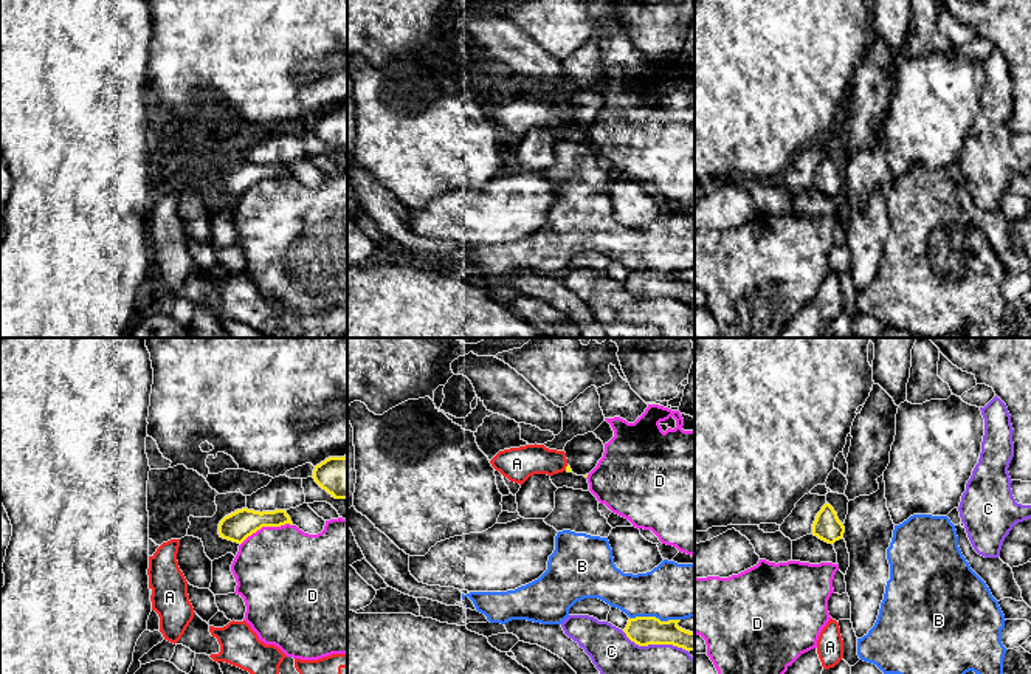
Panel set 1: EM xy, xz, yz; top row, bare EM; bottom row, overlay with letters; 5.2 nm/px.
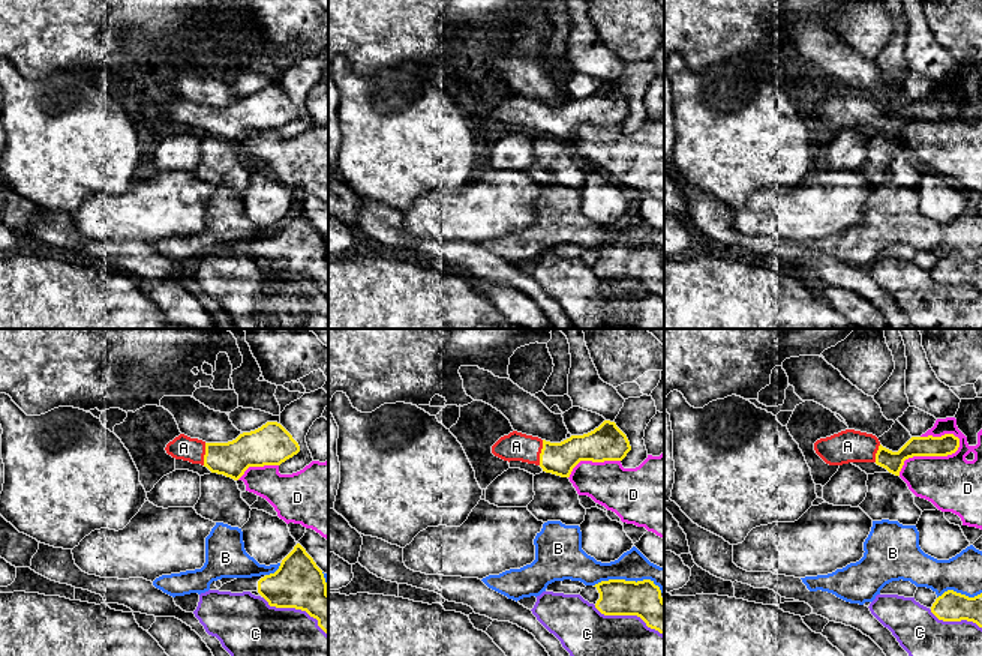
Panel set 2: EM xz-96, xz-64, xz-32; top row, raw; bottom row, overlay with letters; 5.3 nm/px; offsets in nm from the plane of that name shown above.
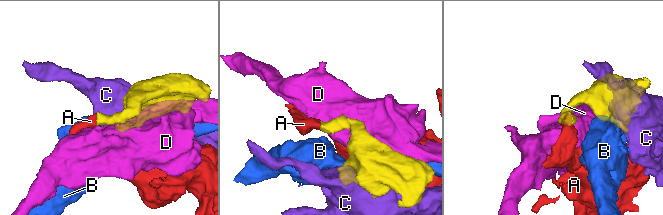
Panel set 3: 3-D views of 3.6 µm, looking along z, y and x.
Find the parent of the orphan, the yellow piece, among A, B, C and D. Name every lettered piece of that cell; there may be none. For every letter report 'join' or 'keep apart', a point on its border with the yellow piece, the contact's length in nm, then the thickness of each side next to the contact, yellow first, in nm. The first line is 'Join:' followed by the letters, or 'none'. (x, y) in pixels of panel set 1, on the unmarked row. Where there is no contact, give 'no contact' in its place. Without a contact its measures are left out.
Join: A
A: join | xz (566, 121) | 40 nm | 30/180 nm
B: keep apart | xz (655, 270) | 260 nm | 150/300 nm
C: keep apart | xz (655, 296) | 360 nm | 150/420 nm
D: keep apart | xy (265, 178) | 300 nm | 150/460 nm

